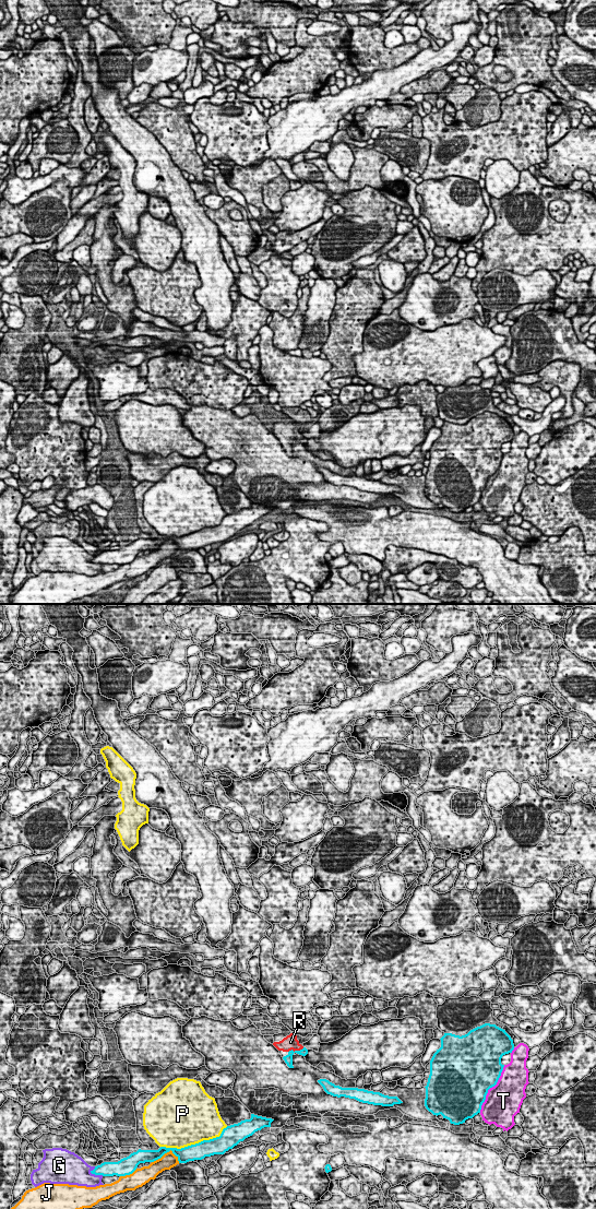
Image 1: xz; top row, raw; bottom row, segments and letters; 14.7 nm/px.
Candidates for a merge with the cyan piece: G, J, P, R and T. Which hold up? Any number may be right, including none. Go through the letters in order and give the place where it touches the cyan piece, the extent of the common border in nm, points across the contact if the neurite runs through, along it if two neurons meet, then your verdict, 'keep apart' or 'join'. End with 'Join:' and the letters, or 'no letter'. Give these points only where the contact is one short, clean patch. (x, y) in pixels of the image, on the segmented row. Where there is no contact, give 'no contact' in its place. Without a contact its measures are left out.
G: xz (96, 1174) | 220 nm | keep apart
J: xz (166, 1152) | 420 nm | keep apart
P: xz (195, 1144) | 1050 nm | keep apart
R: xz (296, 1051) | 240 nm | across xz (288, 1058), (296, 1051), (290, 1042) | join
T: xz (490, 1087) | 800 nm | keep apart
Join: R

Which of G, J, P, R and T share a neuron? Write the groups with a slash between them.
G / J / P / R / T

